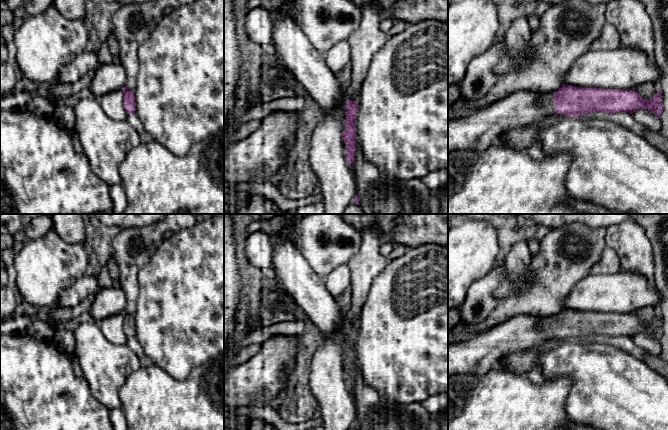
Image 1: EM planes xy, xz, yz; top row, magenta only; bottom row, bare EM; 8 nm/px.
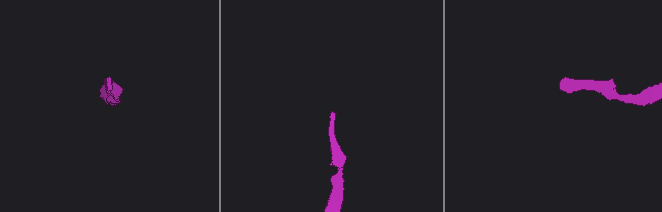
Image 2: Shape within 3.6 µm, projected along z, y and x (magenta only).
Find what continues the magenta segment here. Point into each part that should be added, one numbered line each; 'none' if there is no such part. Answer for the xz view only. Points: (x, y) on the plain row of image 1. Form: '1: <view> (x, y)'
none

